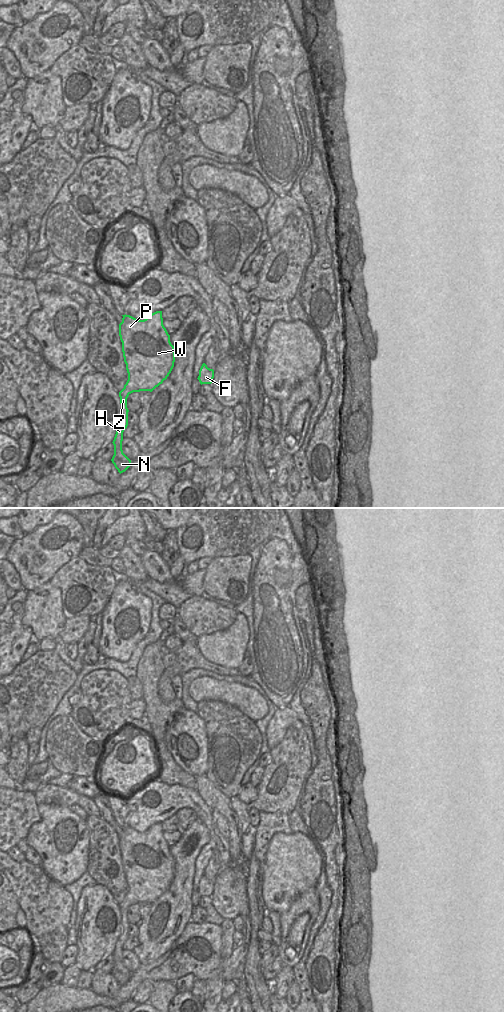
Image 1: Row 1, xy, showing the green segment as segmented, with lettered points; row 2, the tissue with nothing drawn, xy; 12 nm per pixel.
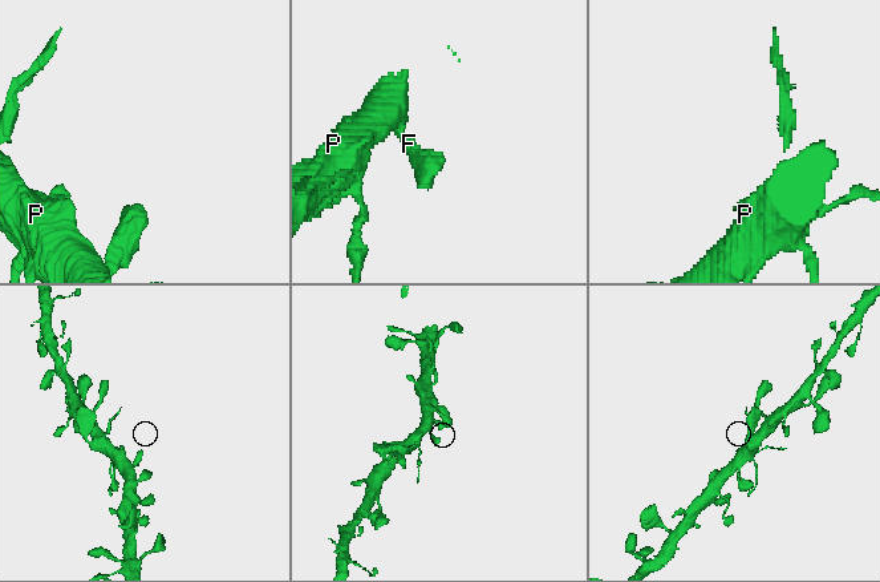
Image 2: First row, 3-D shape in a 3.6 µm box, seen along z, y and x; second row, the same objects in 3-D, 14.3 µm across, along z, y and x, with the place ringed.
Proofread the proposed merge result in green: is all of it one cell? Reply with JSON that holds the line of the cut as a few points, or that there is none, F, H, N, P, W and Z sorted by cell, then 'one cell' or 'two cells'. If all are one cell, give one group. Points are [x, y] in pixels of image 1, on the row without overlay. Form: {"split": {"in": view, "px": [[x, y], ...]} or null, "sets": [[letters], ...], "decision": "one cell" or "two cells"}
{"split": null, "sets": [["F", "H", "N", "P", "W", "Z"]], "decision": "one cell"}

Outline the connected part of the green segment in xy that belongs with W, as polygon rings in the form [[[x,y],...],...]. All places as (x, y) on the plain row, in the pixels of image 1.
[[[156,823],[144,832],[126,826],[122,828],[119,848],[128,892],[119,904],[120,936],[112,954],[114,967],[111,971],[120,986],[131,977],[122,962],[123,944],[128,938],[127,910],[133,904],[152,904],[167,891],[175,874],[174,858],[163,837],[162,823]]]

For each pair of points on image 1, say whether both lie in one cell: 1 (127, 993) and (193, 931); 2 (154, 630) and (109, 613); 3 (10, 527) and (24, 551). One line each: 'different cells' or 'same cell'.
1: same cell
2: different cells
3: different cells

